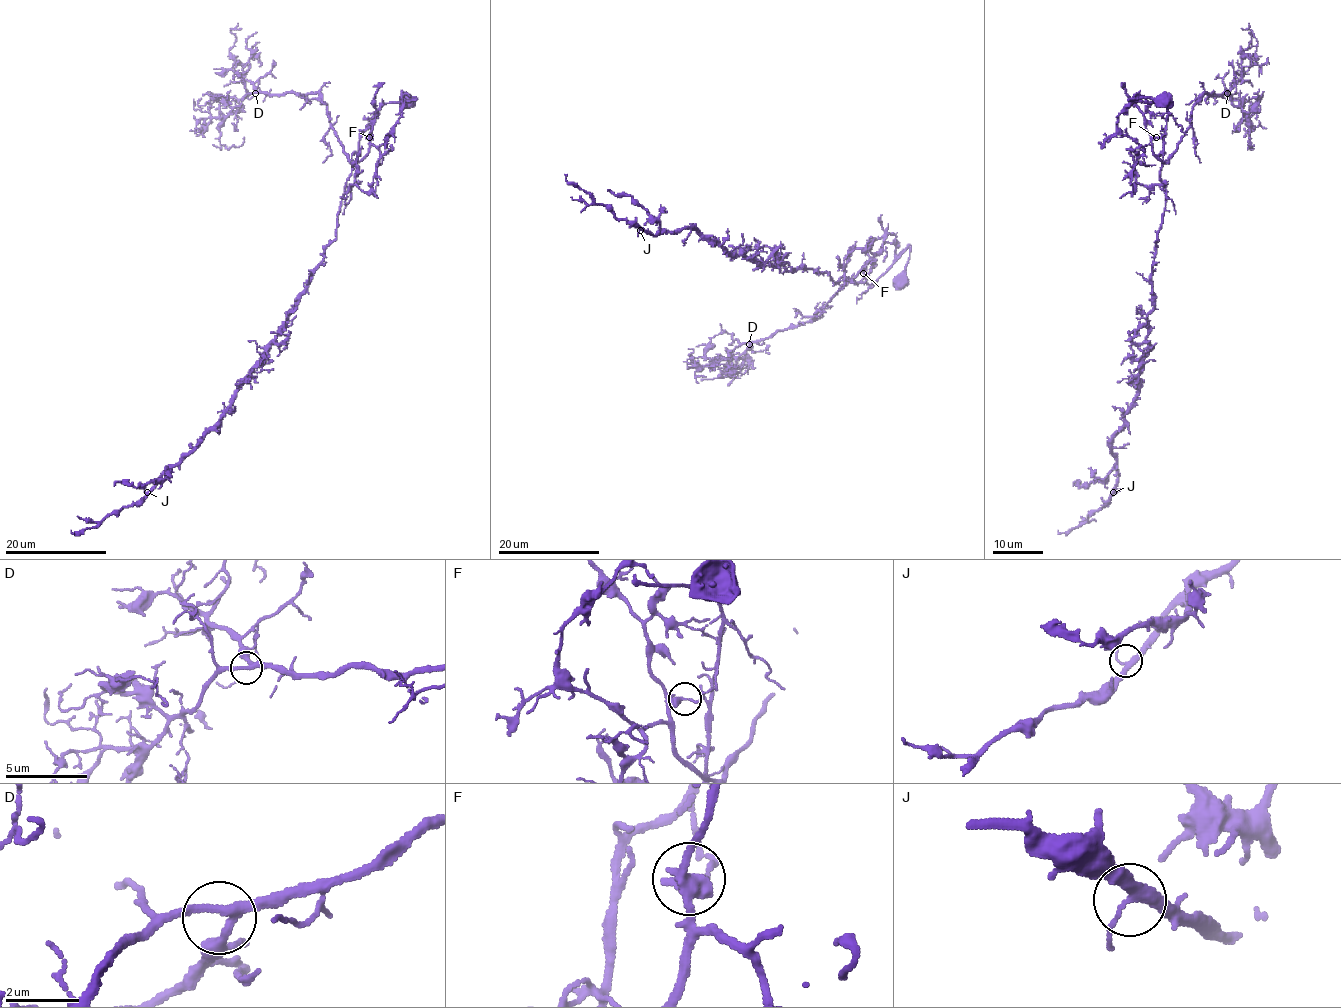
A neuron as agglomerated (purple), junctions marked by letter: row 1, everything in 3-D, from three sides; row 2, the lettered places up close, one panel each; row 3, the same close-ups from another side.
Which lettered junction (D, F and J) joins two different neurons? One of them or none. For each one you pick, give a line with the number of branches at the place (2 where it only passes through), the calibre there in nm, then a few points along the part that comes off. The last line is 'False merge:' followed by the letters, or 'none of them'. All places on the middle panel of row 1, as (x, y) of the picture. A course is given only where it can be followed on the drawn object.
F: branches 3; calibre 300 nm; course (863, 273), (811, 321), (753, 342), (738, 358), (743, 368), (722, 373), (730, 373), (724, 366), (735, 358)
False merge: F

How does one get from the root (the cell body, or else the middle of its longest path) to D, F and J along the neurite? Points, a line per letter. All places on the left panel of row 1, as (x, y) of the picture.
D: (405, 102), (416, 98), (386, 103), (377, 112), (360, 133), (353, 161), (317, 93), (255, 93)
F: (405, 102), (416, 98), (389, 102), (381, 108), (372, 121), (373, 136), (369, 137)
J: (405, 102), (416, 98), (386, 103), (360, 133), (336, 237), (269, 351), (221, 419), (147, 492)

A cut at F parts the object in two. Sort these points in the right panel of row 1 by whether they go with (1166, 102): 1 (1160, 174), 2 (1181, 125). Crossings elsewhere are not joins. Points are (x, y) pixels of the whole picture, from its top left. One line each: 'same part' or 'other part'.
1: same part
2: same part

